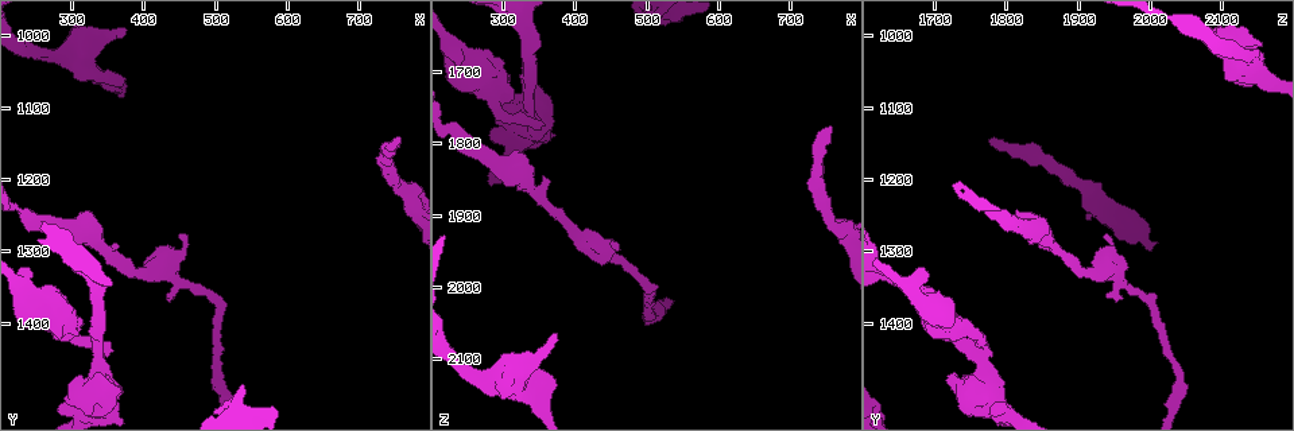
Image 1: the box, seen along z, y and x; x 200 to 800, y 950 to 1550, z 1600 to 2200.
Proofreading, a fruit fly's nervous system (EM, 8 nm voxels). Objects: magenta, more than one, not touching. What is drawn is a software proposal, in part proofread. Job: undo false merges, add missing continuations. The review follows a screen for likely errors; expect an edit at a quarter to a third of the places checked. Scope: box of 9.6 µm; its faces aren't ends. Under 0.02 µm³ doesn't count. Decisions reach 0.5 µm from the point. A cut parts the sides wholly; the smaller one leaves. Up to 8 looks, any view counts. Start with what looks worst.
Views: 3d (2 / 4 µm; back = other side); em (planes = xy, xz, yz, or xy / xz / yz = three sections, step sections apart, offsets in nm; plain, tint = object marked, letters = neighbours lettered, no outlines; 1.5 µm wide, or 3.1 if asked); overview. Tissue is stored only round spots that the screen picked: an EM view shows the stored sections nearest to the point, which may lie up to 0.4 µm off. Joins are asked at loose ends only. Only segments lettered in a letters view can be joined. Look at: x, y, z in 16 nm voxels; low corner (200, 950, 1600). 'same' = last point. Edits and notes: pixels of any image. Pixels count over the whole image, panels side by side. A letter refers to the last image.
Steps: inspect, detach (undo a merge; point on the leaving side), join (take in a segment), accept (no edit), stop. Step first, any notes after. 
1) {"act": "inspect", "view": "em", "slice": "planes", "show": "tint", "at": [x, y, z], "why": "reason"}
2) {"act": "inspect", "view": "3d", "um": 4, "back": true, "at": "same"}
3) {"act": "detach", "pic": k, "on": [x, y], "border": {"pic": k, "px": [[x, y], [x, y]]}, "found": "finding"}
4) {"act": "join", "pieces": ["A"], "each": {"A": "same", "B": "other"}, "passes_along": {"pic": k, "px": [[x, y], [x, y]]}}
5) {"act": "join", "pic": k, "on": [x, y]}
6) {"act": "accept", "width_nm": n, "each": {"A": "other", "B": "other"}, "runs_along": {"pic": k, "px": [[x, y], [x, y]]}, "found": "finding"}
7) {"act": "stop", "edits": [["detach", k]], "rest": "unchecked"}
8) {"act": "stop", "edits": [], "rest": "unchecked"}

{"act": "inspect", "view": "em", "slice": "planes", "show": "letters", "at": [755, 1145, 1780], "why": "end of a long branch"}

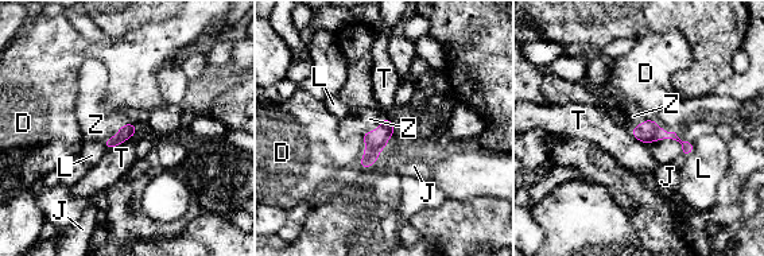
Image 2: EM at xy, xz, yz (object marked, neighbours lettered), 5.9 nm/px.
{"act": "join", "pieces": ["Z"], "each": {"D": "other", "J": "other", "L": "other", "T": "other", "Z": "same"}, "passes_along": {"pic": 2, "px": [[127, 131], [119, 131], [96, 124]]}, "found": "the neuron continues"}

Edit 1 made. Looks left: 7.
{"act": "inspect", "view": "overview", "why": "see it whole again"}

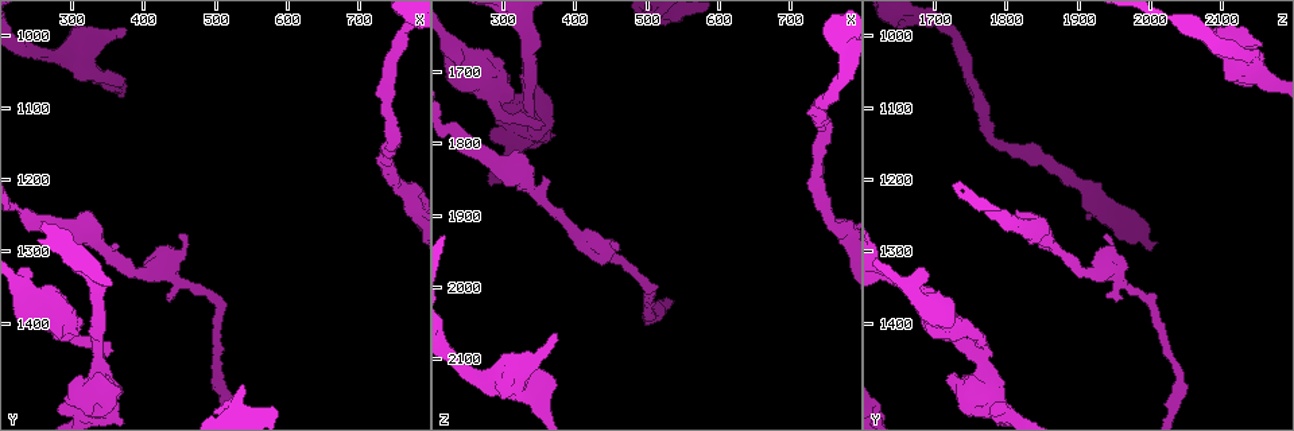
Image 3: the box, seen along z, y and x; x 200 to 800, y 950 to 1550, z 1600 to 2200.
{"act": "inspect", "view": "em", "slice": "xy", "step": 8, "show": "tint", "at": [240, 1335, 1690]}

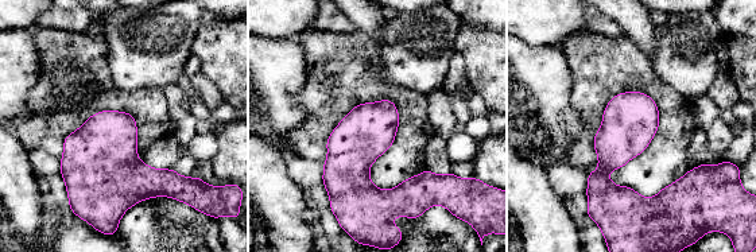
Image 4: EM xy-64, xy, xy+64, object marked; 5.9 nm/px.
{"act": "inspect", "view": "em", "slice": "xz", "step": 4, "show": "letters", "at": "same", "why": "another direction"}

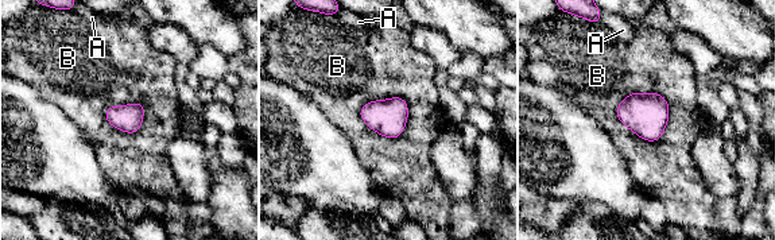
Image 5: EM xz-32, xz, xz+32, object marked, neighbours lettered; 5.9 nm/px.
{"act": "accept", "longest_contact_nm": ["B", 340], "each": {"A": "other", "B": "other"}, "found": "none of them fits"}

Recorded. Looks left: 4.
{"act": "inspect", "view": "3d", "um": 2, "back": true, "at": [430, 1365, 1955]}

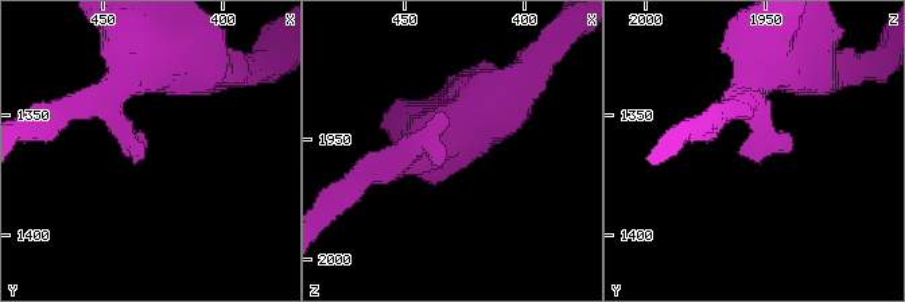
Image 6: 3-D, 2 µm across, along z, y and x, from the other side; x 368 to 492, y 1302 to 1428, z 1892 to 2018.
{"act": "inspect", "view": "em", "slice": "planes", "show": "letters", "at": [433, 1366, 1959], "arm_widths_nm": [200, 400], "why": "shape alone is not enough"}

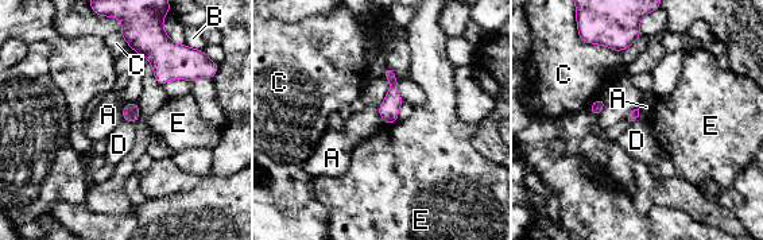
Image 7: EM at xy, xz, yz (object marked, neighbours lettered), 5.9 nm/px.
{"act": "accept", "each": {"A": "other", "B": "other", "C": "other", "D": "other", "E": "other"}, "border": {"pic": 7, "px": [[376, 108], [386, 124]]}, "found": "no lettered segment goes on from it"}

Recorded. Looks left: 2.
{"act": "stop", "edits": [["join", 2]], "rest": "unchecked"}

